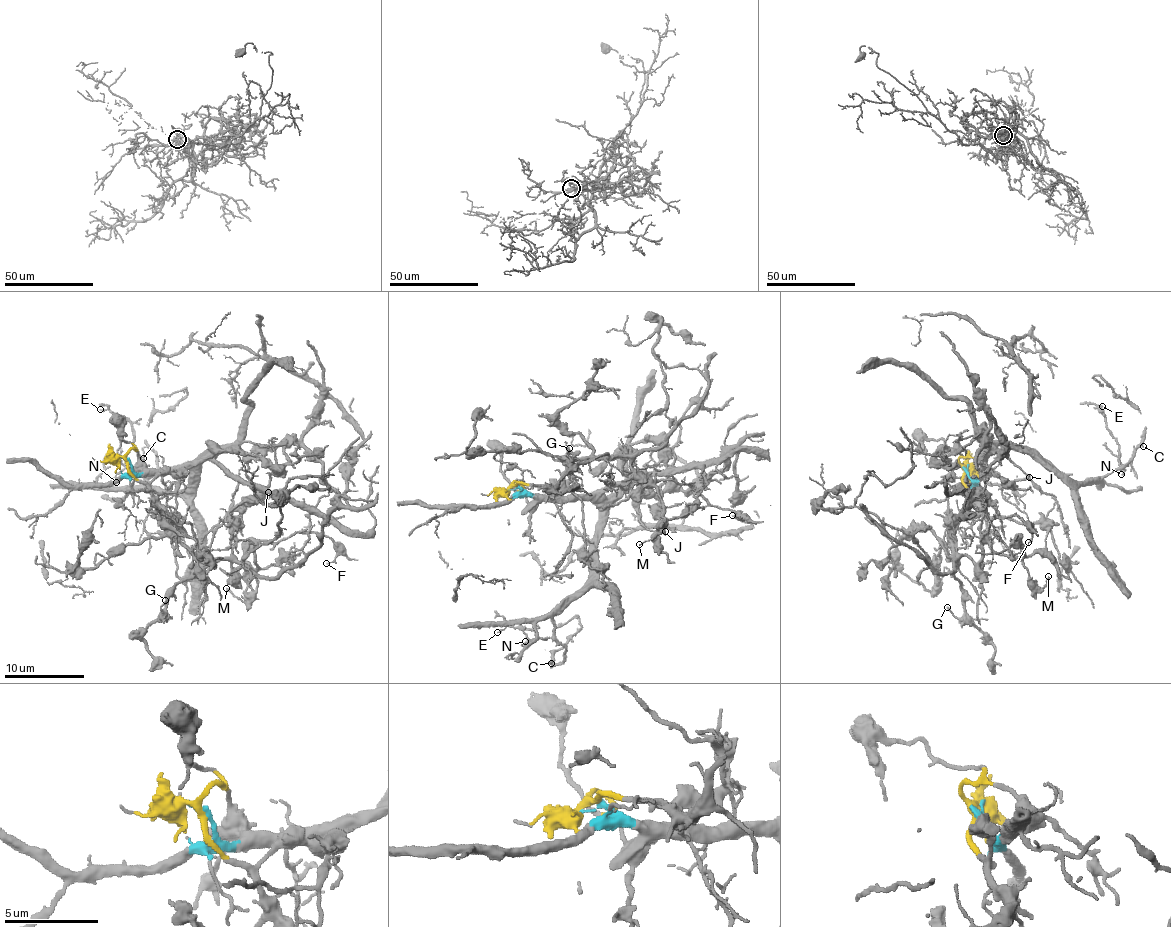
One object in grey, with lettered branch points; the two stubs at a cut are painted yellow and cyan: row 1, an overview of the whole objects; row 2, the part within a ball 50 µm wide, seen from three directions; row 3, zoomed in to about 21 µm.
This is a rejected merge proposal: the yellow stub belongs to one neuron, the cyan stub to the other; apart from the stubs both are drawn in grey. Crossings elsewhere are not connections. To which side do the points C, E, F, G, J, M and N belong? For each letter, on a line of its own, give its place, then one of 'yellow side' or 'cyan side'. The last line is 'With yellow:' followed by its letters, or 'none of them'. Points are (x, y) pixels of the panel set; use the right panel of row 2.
C: place (1143, 446); cyan side
E: place (1102, 406); cyan side
F: place (1028, 542); yellow side
G: place (947, 607); yellow side
J: place (1029, 477); cyan side
M: place (1048, 576); yellow side
N: place (1121, 474); cyan side
With yellow: F, G, M

